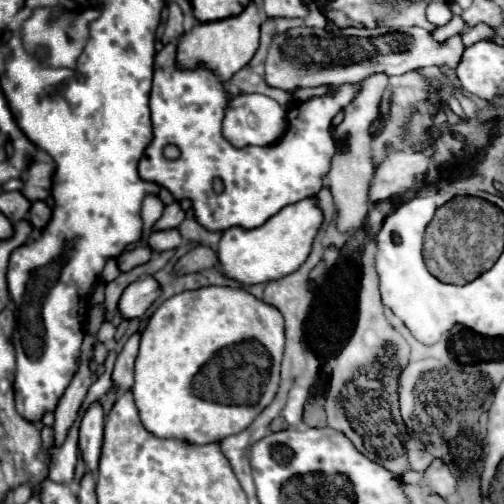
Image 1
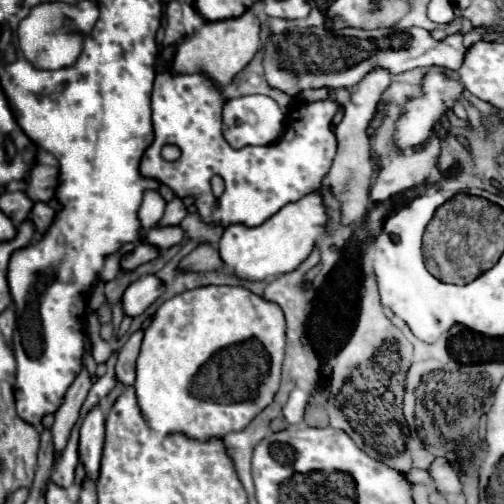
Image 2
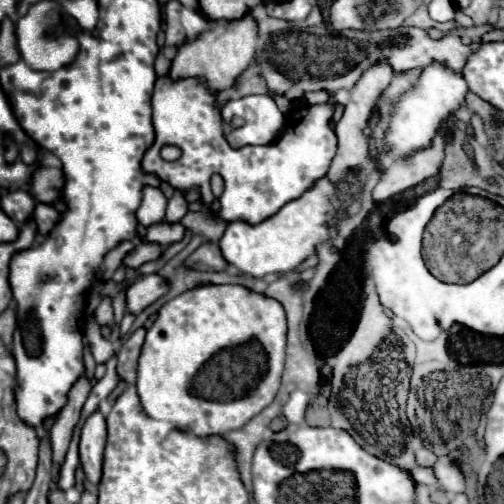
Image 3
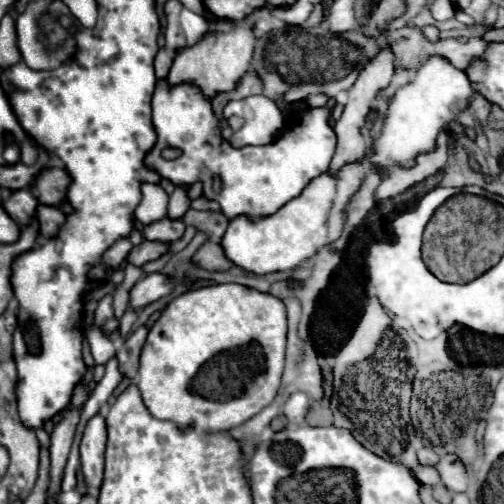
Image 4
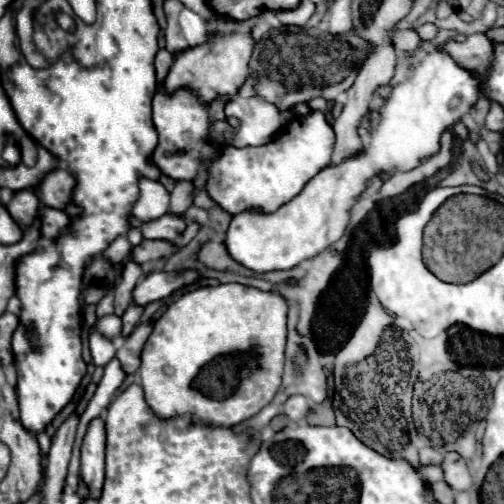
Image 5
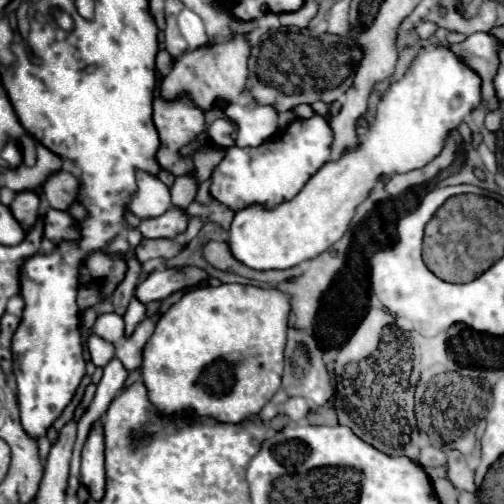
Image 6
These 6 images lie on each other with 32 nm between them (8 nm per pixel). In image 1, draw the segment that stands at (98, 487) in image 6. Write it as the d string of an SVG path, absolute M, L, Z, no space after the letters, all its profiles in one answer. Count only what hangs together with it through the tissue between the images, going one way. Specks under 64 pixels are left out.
M92 402L88 410L82 416L80 424L80 452L86 460L88 470L98 468L100 448L102 448L102 436L104 436L104 420L102 420L102 406L98 402Z

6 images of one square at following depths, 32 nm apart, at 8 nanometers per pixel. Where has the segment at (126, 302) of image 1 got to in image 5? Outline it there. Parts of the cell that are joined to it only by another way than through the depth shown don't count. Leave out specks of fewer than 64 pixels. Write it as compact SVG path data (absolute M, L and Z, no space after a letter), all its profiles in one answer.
M150 272L136 284L132 292L132 304L146 306L154 300L162 300L170 296L174 290L178 290L180 286L184 286L186 282L188 282L186 276L174 276L168 272Z

